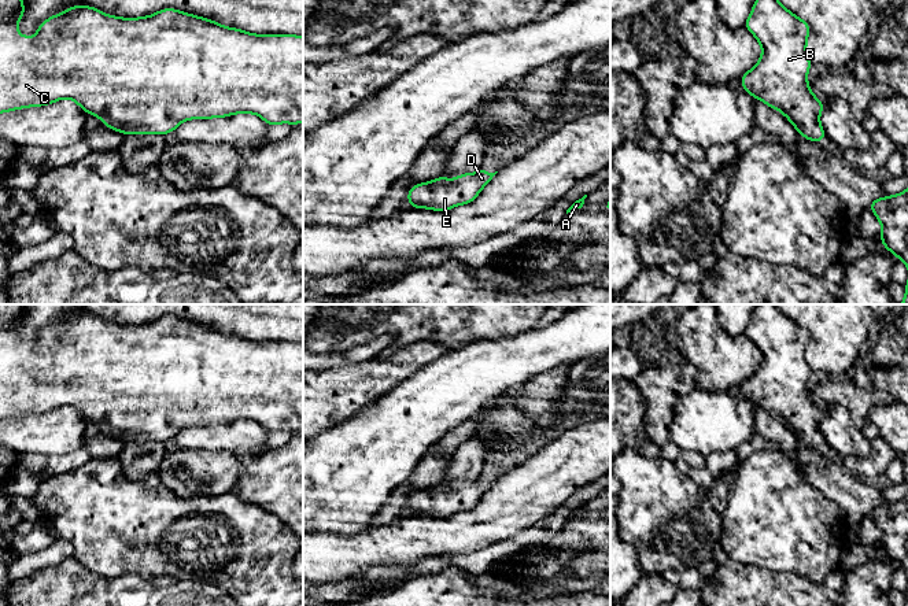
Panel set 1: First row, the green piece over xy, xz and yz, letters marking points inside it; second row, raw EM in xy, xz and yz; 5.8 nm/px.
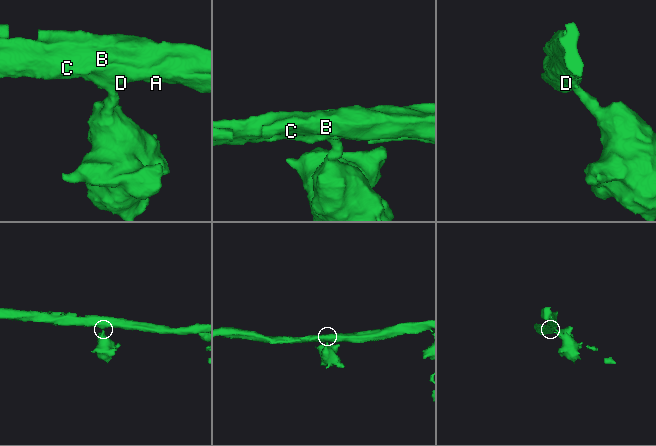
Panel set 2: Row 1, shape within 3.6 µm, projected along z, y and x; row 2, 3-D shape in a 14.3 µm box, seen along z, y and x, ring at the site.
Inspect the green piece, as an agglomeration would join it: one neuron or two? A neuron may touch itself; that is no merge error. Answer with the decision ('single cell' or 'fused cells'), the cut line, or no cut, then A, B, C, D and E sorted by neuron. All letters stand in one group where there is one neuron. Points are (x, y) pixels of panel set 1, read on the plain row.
single cell | no cut | A B C D E

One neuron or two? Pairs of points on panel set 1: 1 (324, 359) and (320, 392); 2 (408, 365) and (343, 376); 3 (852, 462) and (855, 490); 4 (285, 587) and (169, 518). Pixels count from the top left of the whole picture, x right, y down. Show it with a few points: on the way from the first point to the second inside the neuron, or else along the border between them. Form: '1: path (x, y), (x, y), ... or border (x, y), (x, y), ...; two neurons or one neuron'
1: border (354, 364), (317, 370); two neurons
2: path (391, 370), (379, 376), (360, 376); one neuron
3: border (838, 459), (852, 475), (873, 480); two neurons
4: path (257, 569), (226, 542), (220, 539), (198, 539); one neuron

